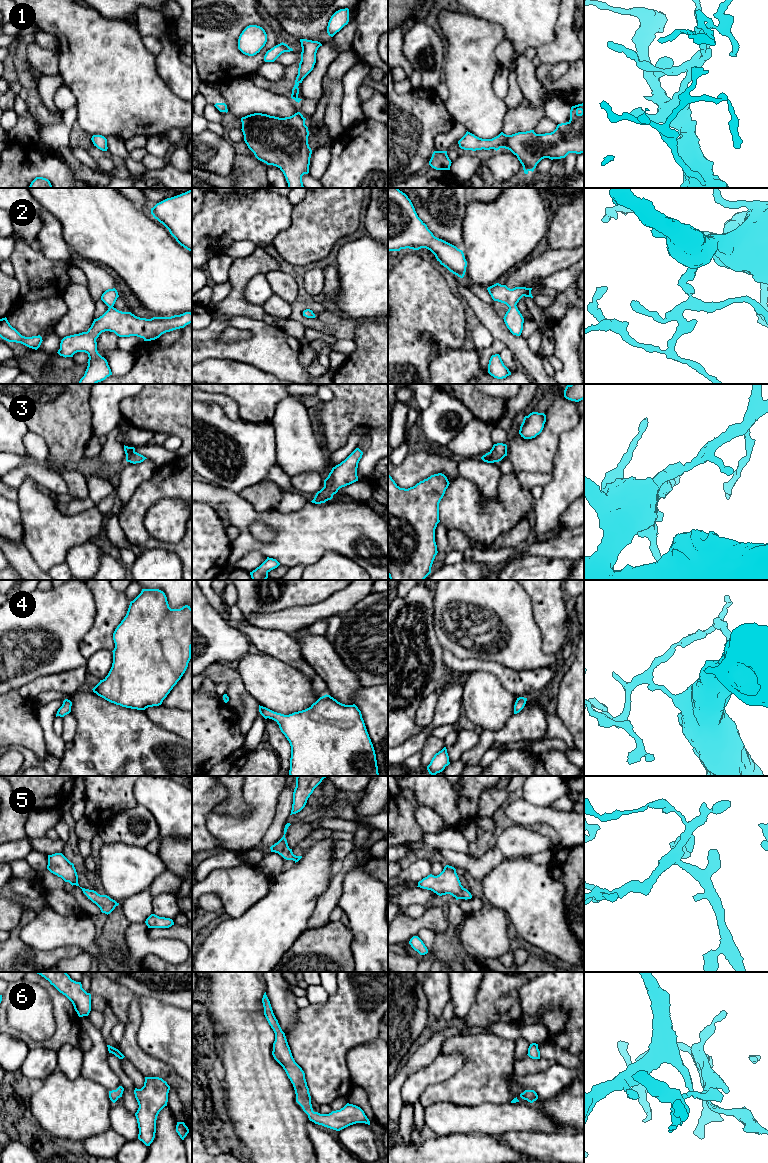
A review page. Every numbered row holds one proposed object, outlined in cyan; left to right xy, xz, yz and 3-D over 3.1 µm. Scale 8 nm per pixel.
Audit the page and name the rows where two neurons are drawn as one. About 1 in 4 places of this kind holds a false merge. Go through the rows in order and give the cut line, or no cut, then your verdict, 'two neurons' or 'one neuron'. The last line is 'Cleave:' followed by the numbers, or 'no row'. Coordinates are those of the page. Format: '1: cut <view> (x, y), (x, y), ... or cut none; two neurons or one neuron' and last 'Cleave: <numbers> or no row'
1: cut none; one neuron
2: cut none; one neuron
3: cut none; one neuron
4: cut none; one neuron
5: cut none; one neuron
6: cut none; one neuron
Cleave: no row

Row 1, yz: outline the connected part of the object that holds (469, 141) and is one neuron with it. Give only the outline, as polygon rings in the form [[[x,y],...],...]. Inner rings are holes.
[[[584,103],[572,106],[570,120],[558,124],[551,133],[536,134],[530,130],[506,135],[501,132],[492,139],[482,139],[467,131],[458,144],[461,149],[472,151],[508,149],[528,174],[544,158],[553,160],[565,158],[569,153],[584,153]]]

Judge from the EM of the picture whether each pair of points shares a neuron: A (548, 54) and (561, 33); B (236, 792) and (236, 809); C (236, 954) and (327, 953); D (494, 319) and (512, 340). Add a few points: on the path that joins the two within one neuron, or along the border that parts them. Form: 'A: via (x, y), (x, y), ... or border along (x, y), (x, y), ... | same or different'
A: via (553, 49), (561, 41), (561, 38) | same
B: via (236, 796), (236, 805) | same
C: border along (300, 935), (278, 961) | different
D: via (495, 324), (507, 336) | same

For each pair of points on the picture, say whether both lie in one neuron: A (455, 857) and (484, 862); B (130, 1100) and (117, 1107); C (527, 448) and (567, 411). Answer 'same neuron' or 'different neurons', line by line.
A: same neuron
B: different neurons
C: same neuron

